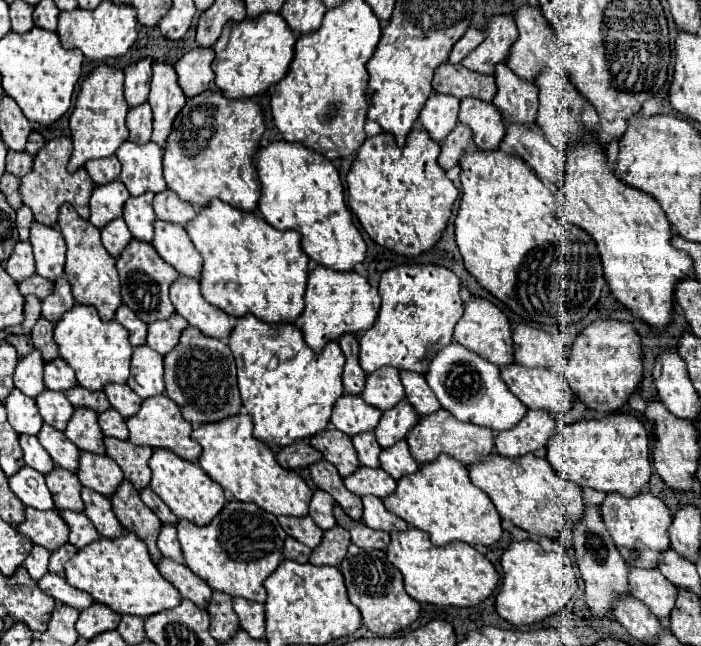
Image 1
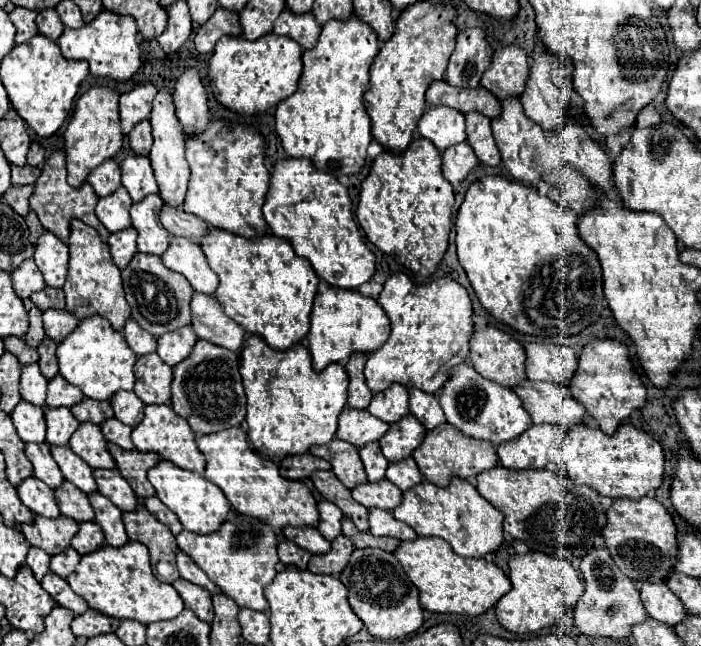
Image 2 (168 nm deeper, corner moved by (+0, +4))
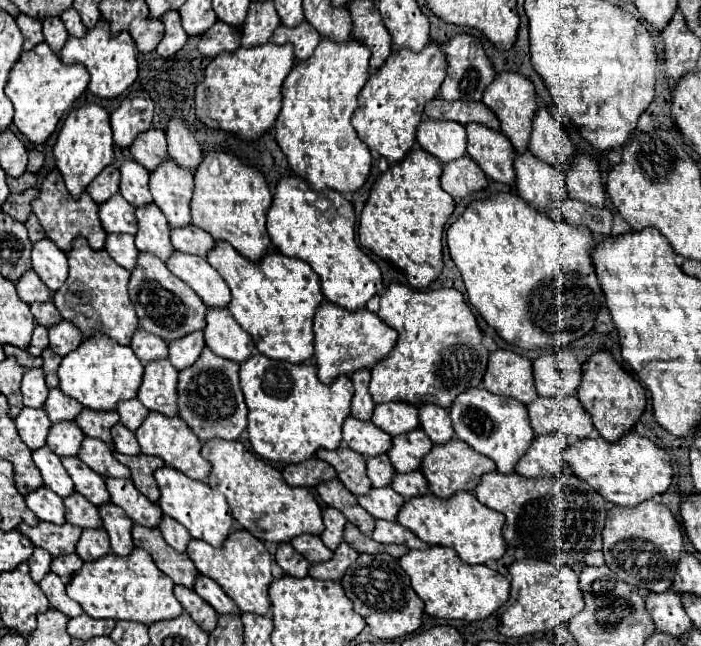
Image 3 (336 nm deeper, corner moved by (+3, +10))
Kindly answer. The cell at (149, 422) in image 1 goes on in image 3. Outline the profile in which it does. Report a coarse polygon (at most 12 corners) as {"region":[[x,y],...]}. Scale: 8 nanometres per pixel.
{"region":[[149,413],[135,435],[145,455],[207,481],[211,465],[181,417]]}

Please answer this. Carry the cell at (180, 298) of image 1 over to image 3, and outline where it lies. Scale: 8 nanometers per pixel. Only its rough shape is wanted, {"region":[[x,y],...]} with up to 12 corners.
{"region":[[207,309],[205,343],[241,365],[257,353],[227,309]]}

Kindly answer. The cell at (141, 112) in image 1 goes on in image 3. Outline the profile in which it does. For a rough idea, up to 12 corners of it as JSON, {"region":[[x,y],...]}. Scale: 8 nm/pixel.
{"region":[[165,133],[137,137],[131,155],[153,173],[167,155]]}

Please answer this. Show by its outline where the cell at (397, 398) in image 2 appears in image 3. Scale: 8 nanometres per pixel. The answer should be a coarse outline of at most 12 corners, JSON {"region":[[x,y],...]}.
{"region":[[377,405],[371,421],[397,437],[419,427],[409,405]]}

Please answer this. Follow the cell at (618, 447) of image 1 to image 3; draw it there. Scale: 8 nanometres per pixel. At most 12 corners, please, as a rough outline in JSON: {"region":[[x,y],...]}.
{"region":[[635,431],[577,441],[565,461],[619,507],[665,493],[667,453]]}

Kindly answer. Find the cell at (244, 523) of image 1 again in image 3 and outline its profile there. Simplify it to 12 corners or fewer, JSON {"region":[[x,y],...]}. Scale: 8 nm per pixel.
{"region":[[251,533],[189,559],[245,613],[267,615],[271,555]]}

